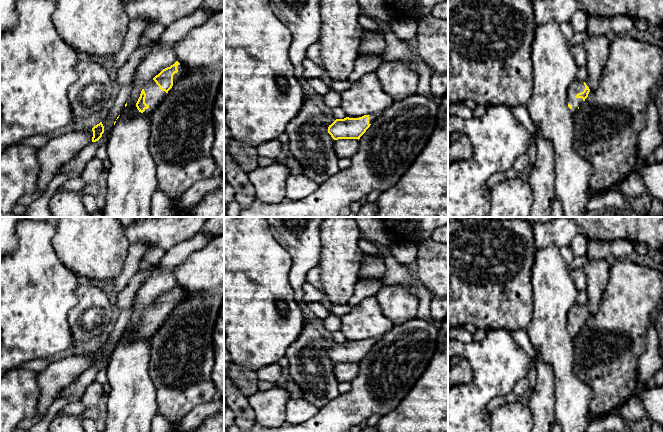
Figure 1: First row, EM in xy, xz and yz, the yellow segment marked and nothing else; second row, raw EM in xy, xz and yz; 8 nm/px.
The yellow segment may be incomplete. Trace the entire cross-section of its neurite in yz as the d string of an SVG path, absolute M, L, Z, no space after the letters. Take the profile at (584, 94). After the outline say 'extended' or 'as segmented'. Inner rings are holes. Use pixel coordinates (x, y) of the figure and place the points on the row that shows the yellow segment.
M575 79L571 83L568 89L567 103L568 103L568 107L570 108L570 111L573 114L578 111L579 107L588 97L589 92L590 89L585 82L581 82Z; extended

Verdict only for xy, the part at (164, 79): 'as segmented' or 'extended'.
extended

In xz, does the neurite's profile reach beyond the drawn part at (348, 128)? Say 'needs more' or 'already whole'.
needs more

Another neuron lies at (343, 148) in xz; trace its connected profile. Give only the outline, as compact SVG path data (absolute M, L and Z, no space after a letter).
M338 139L334 141L333 148L339 158L351 158L359 149L359 140Z

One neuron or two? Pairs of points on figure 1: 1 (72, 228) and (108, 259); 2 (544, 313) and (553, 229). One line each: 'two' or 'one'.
1: one
2: two

